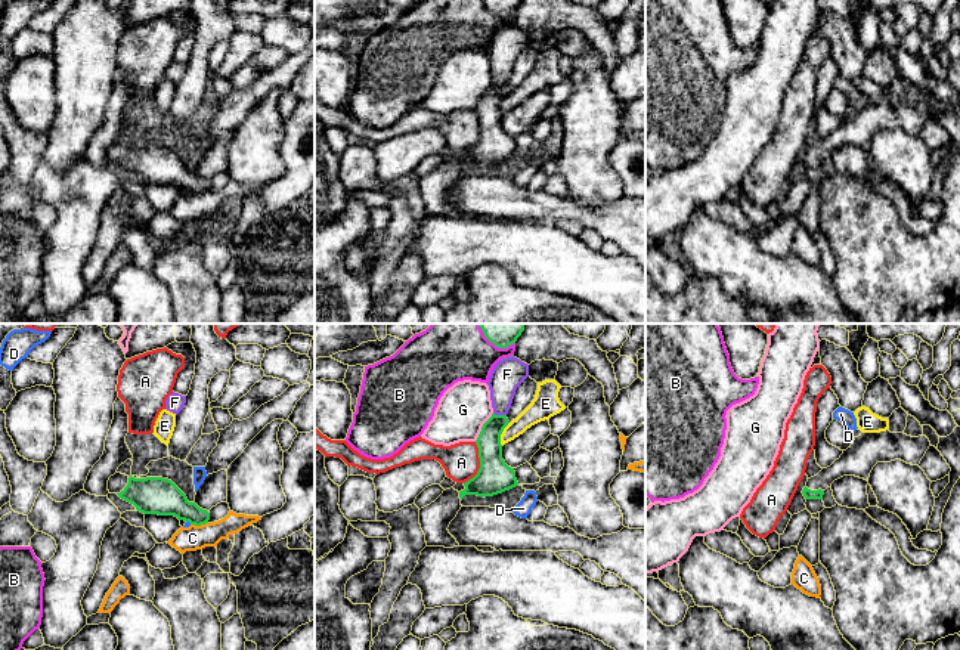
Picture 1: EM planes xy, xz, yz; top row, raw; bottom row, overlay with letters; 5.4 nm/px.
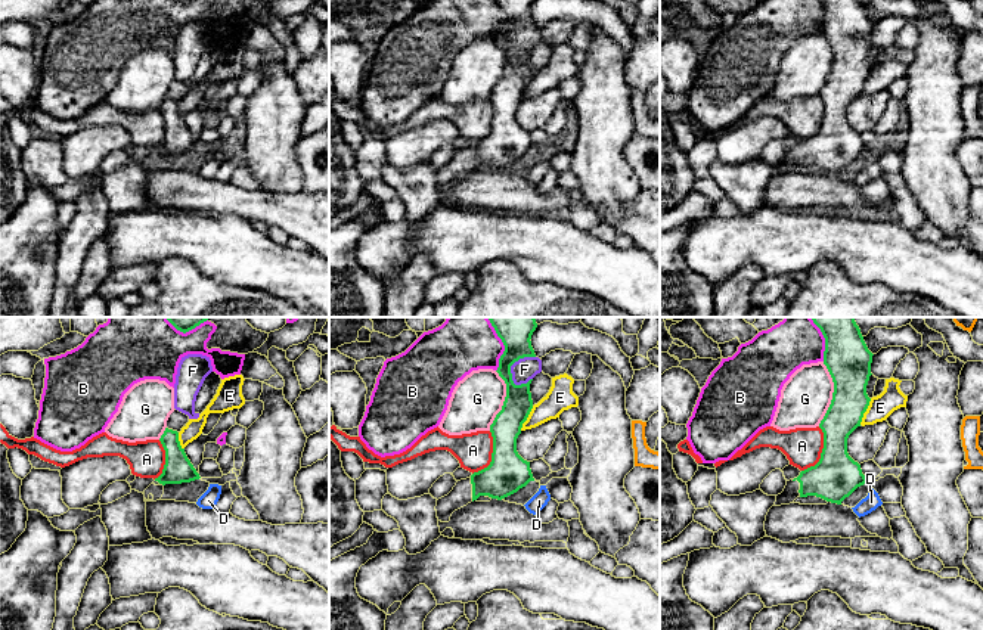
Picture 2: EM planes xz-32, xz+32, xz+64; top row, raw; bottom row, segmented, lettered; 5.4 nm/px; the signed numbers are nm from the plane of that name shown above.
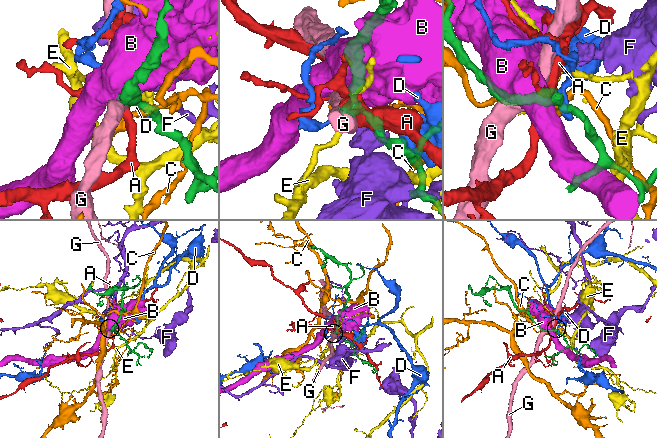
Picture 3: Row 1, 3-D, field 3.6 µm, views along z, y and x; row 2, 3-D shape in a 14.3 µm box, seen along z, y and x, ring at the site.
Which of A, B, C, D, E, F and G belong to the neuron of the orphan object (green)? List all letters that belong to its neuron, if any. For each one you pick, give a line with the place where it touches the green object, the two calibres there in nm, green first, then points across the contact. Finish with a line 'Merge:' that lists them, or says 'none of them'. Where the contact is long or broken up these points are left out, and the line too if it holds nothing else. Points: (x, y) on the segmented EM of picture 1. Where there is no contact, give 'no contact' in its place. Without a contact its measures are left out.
Merge: none of them

